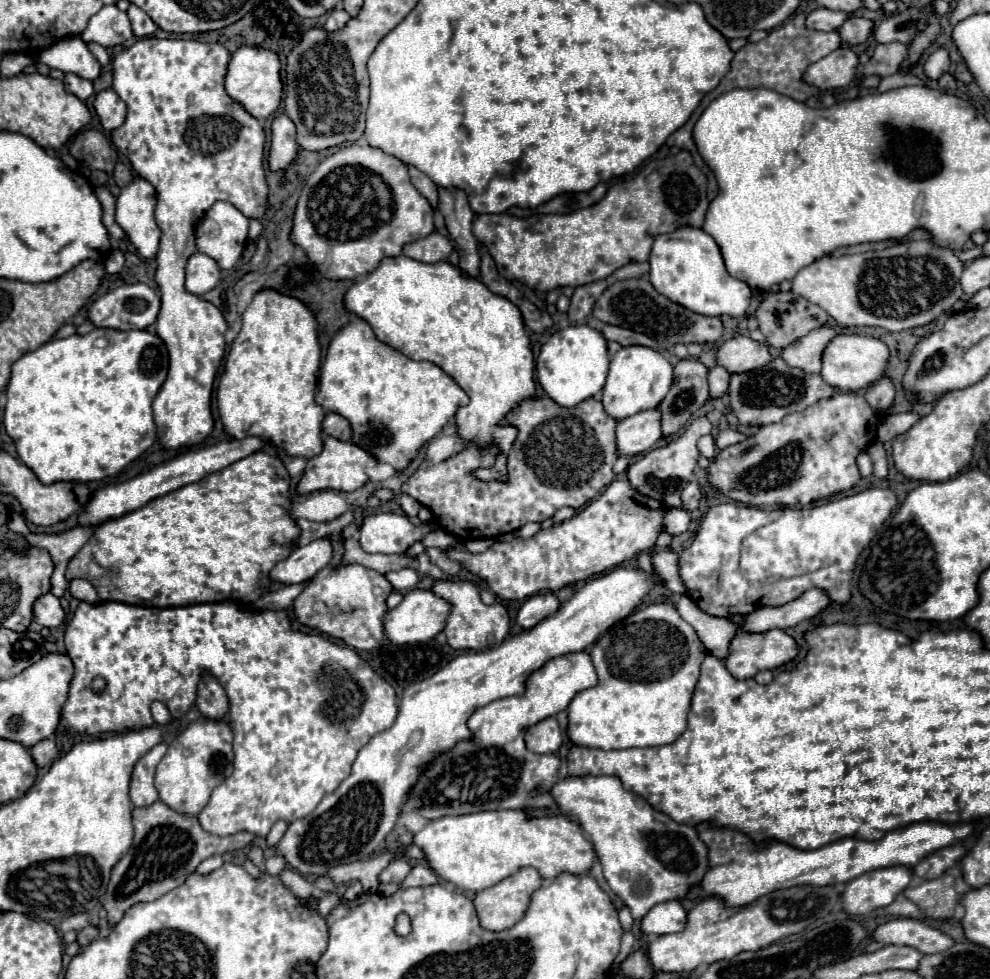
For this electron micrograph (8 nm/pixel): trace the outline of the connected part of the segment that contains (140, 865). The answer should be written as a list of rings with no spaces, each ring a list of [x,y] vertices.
[[[154,802],[148,808],[132,810],[134,842],[130,850],[114,864],[112,878],[104,896],[104,910],[108,912],[108,926],[116,926],[124,912],[138,902],[154,902],[166,892],[178,888],[188,874],[192,874],[202,860],[212,854],[226,854],[242,850],[254,842],[254,834],[238,832],[232,836],[212,836],[204,832],[196,816],[184,816],[168,808],[164,802]]]

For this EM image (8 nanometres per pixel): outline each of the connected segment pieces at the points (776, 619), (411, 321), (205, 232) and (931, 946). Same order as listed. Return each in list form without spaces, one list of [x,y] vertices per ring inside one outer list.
[[[810,588],[796,600],[782,606],[764,606],[746,616],[746,630],[766,632],[770,628],[792,628],[802,620],[814,618],[828,606],[830,598],[820,588]]]
[[[404,254],[380,260],[374,272],[354,282],[344,294],[344,308],[350,314],[366,320],[380,342],[392,346],[412,360],[434,362],[454,378],[454,382],[470,396],[470,404],[456,412],[458,434],[466,440],[478,442],[480,446],[494,442],[502,450],[492,468],[476,470],[474,474],[480,480],[506,480],[506,456],[516,438],[516,428],[500,426],[498,422],[522,400],[534,396],[534,358],[520,310],[510,300],[492,294],[480,280],[464,276],[460,268],[448,262],[424,264]]]
[[[216,202],[206,212],[206,216],[202,218],[202,222],[200,222],[198,230],[196,230],[196,246],[198,246],[198,250],[202,254],[214,258],[220,268],[232,268],[240,260],[242,250],[246,246],[246,238],[248,238],[248,218],[228,202]]]
[[[898,918],[876,928],[874,940],[882,944],[906,944],[924,954],[936,954],[952,948],[954,940],[938,928],[930,928],[924,922]]]

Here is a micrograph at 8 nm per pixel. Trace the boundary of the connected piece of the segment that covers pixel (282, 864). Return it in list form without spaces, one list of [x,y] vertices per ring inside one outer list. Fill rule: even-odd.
[[[272,856],[266,860],[266,872],[268,874],[280,874],[286,868],[286,860],[282,856]]]

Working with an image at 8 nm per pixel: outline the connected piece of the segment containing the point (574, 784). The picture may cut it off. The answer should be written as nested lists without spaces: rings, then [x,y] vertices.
[[[566,776],[552,788],[552,796],[558,804],[558,812],[564,812],[572,820],[580,822],[584,834],[594,844],[610,890],[630,908],[636,922],[642,920],[652,906],[666,900],[684,898],[696,884],[702,882],[708,870],[708,846],[698,838],[696,828],[678,824],[664,812],[654,810],[646,800],[624,790],[616,776]]]

